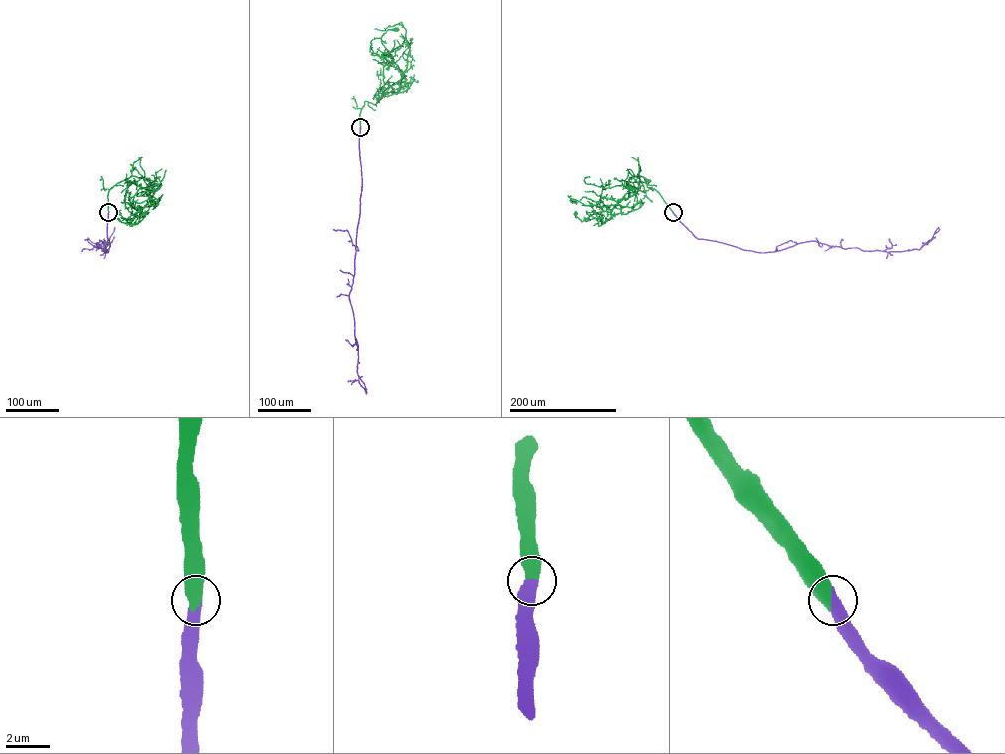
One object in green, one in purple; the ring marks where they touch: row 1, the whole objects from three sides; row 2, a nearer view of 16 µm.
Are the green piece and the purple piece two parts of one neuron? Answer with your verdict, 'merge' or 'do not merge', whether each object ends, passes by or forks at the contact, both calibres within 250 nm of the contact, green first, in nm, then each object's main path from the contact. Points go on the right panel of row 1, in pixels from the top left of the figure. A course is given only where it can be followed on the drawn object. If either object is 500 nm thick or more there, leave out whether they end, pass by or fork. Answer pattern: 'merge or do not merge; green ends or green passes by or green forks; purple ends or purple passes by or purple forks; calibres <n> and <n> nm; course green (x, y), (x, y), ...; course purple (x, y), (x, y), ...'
merge; calibres 600 and 550 nm; course green (672, 212), (647, 186), (650, 180), (638, 176), (628, 185), (638, 190), (610, 212), (581, 221), (575, 214); course purple (673, 212), (698, 238), (762, 252), (811, 241), (864, 251), (919, 250), (939, 227)

